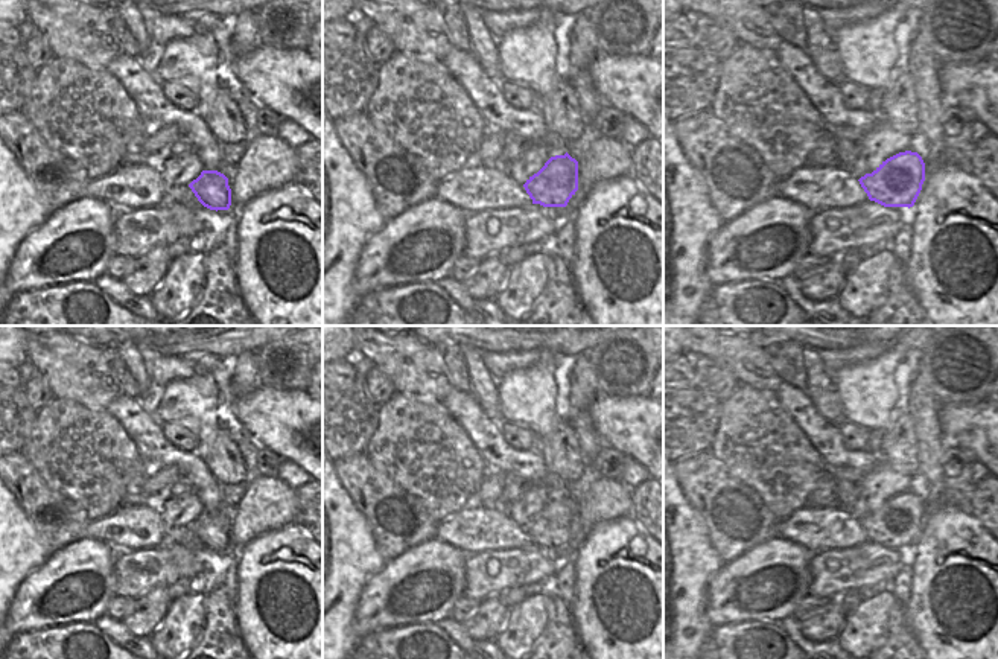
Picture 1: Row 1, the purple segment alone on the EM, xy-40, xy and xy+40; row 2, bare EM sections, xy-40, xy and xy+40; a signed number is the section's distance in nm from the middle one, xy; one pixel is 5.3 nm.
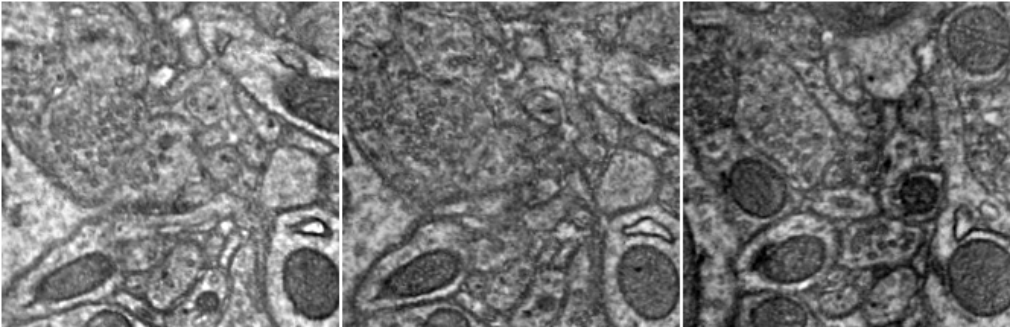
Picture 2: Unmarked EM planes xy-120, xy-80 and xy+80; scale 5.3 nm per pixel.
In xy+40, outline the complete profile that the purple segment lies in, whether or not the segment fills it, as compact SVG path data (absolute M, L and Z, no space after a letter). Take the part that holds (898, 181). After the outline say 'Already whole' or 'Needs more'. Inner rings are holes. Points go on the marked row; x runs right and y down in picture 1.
M899 152L860 180L870 201L884 207L913 207L925 181L925 163L917 152Z. Already whole.

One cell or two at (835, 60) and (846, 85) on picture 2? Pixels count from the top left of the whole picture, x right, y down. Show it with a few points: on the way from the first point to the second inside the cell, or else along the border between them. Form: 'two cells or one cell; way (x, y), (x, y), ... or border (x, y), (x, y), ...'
one cell; way (835, 66), (843, 79)

